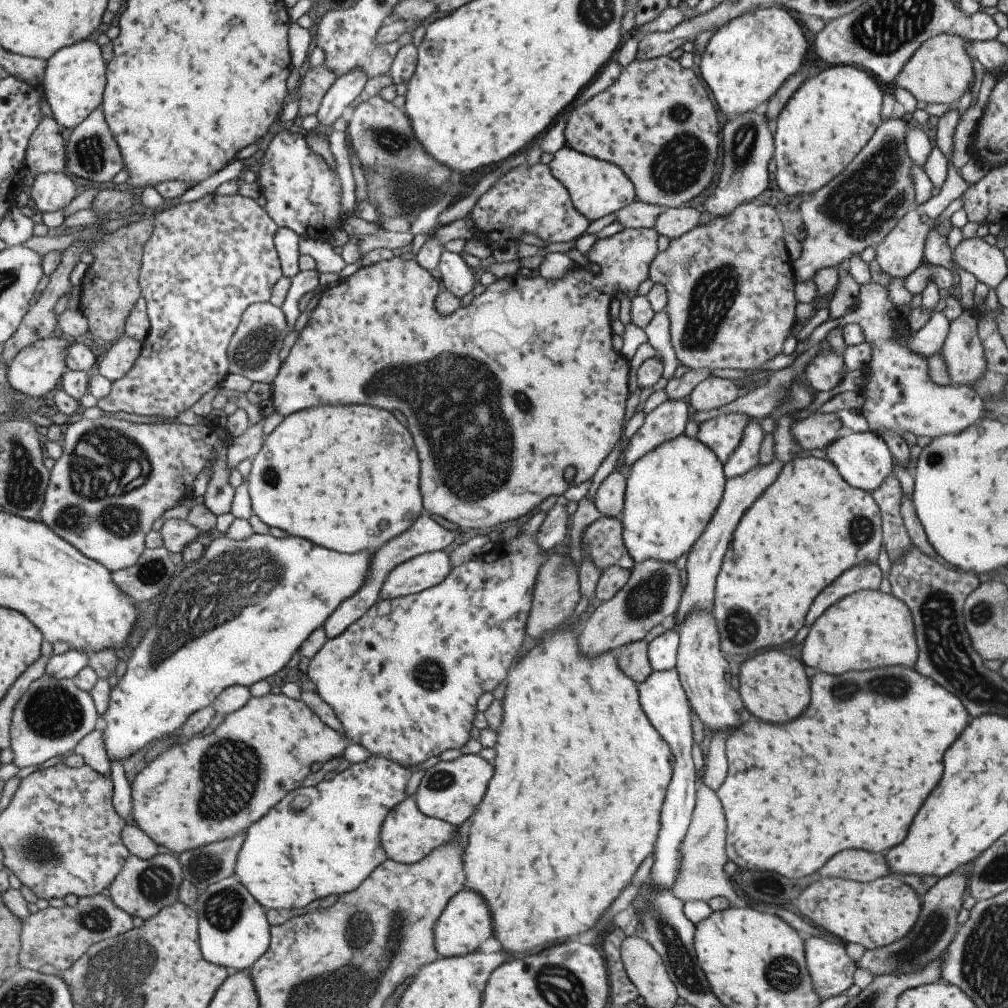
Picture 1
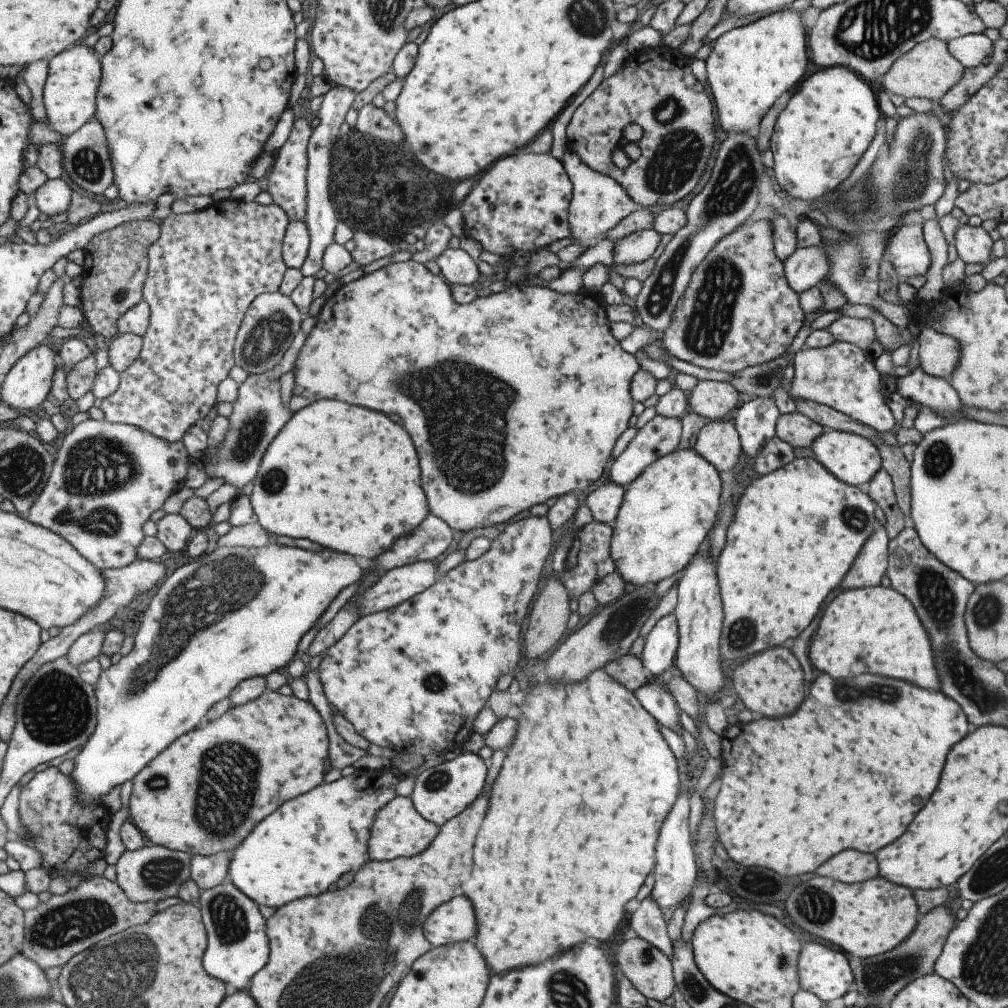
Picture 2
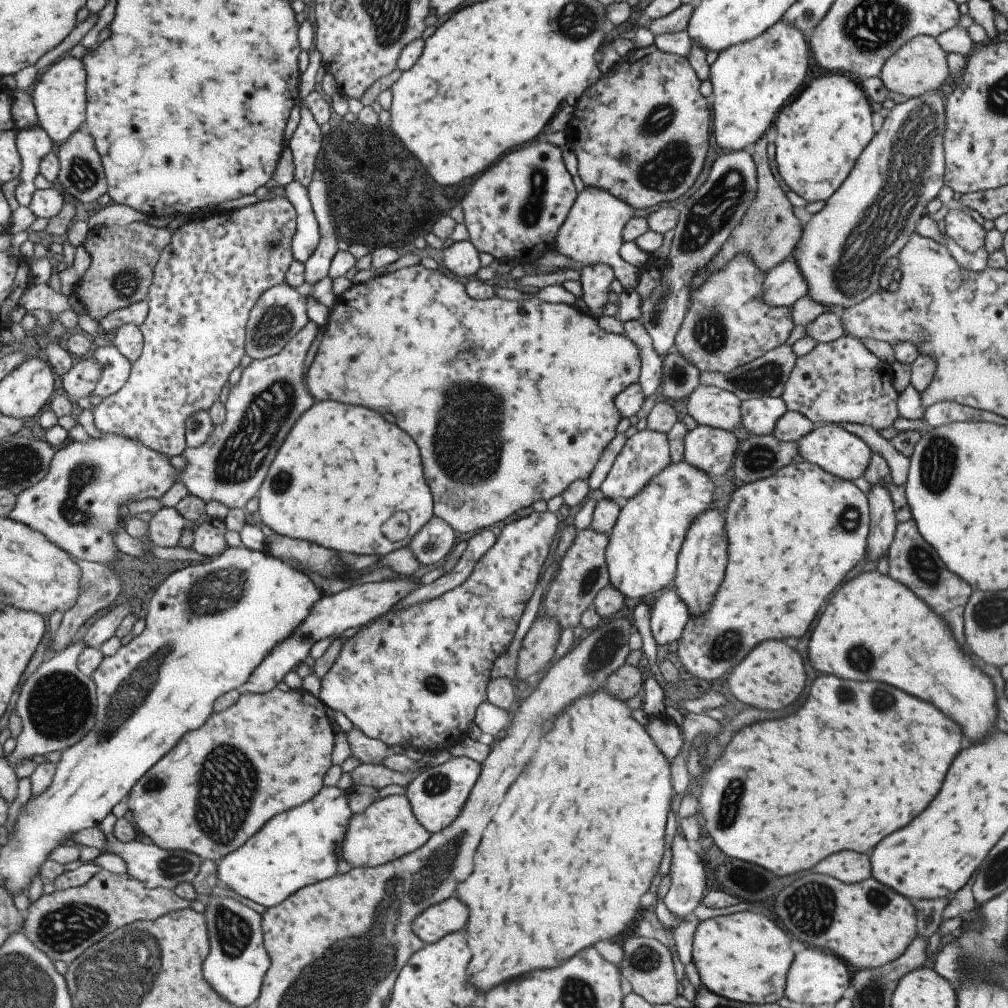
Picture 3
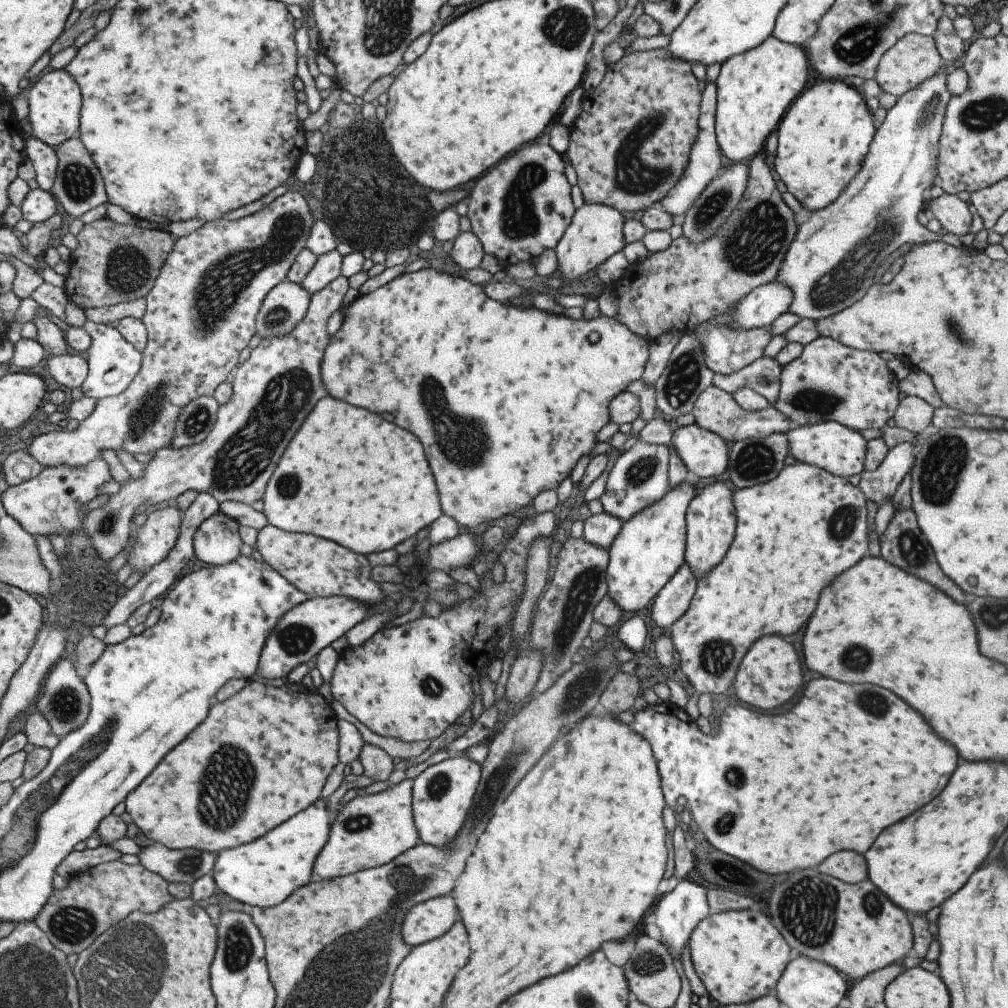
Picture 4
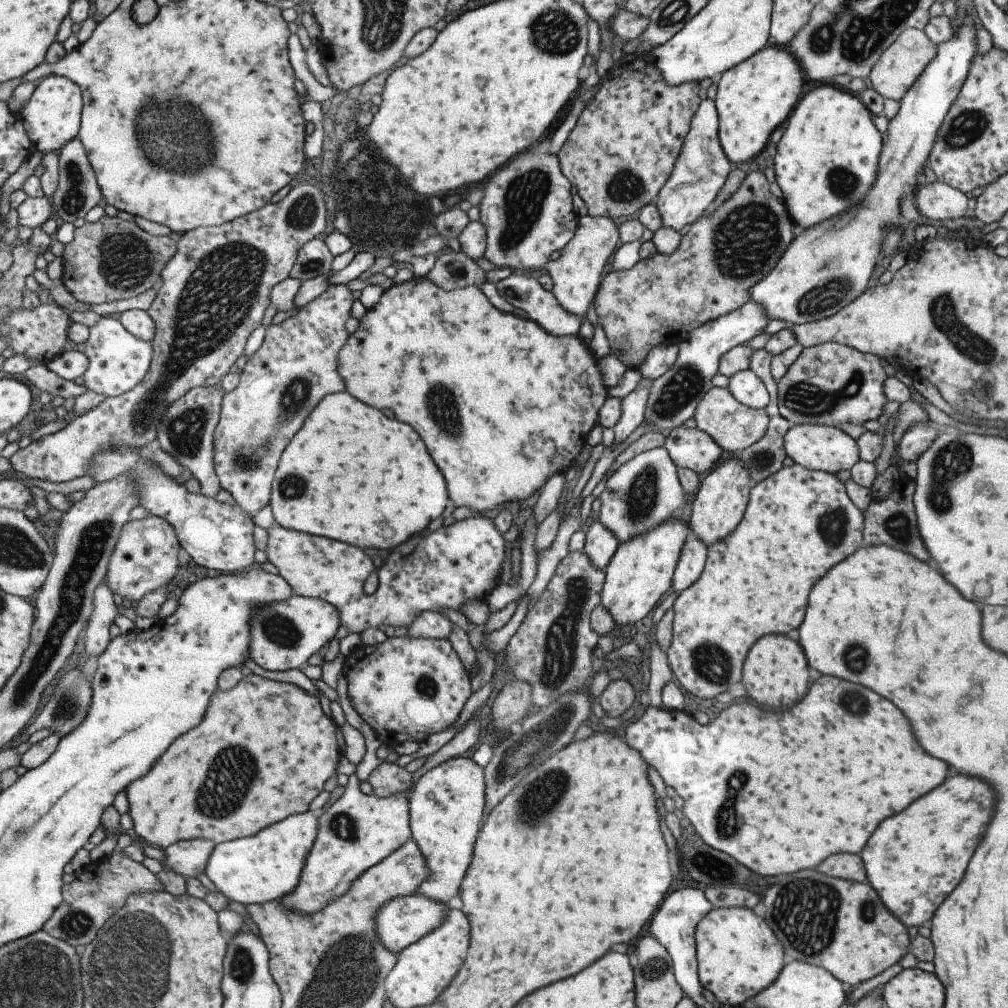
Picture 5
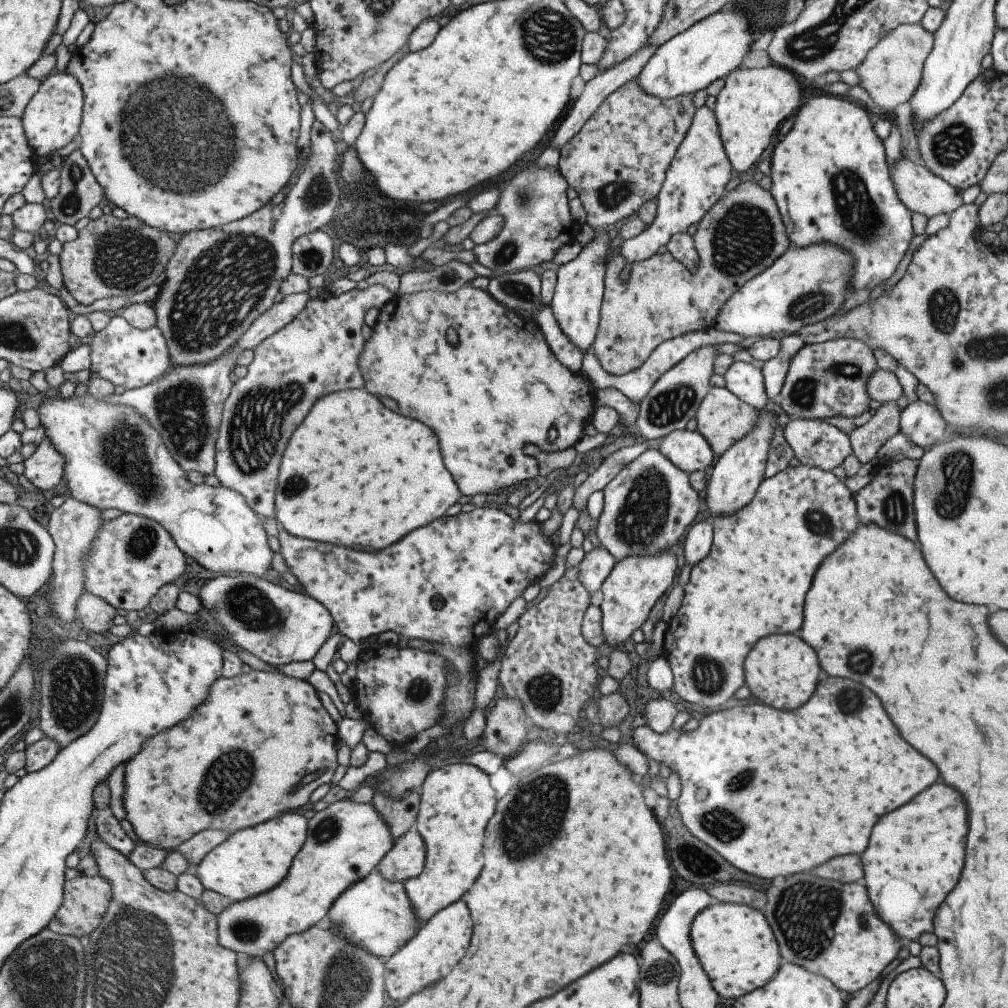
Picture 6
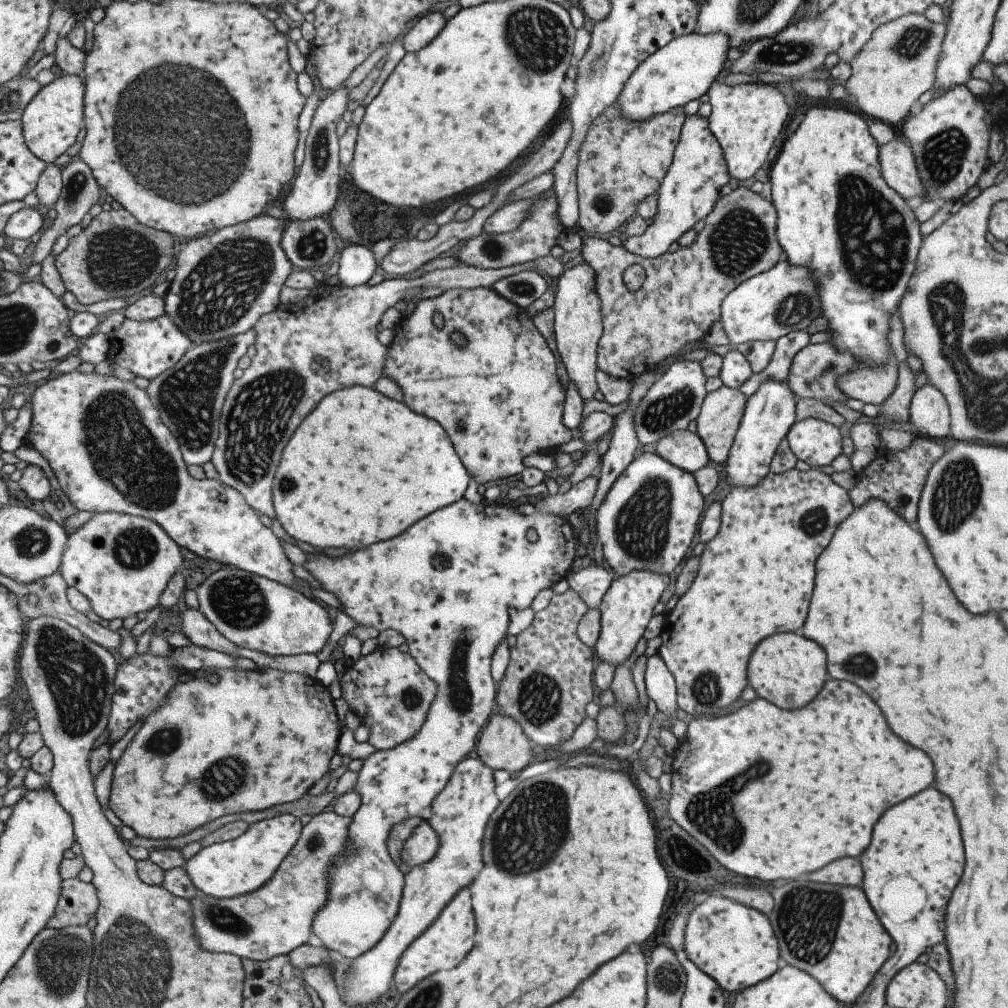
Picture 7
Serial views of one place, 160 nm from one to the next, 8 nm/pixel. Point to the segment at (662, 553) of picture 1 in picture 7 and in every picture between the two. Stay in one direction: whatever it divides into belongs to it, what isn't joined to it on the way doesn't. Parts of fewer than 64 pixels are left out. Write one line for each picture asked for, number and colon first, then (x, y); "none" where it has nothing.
2: (667, 510)
3: (643, 546)
4: (649, 548)
5: (639, 572)
6: (634, 584)
7: (625, 608)

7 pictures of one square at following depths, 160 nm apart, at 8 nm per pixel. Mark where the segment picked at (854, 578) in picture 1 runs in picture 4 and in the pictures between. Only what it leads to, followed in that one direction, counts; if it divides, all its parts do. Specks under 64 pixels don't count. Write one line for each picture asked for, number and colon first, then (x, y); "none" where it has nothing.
2: (870, 564)
3: (882, 522)
4: (878, 485)

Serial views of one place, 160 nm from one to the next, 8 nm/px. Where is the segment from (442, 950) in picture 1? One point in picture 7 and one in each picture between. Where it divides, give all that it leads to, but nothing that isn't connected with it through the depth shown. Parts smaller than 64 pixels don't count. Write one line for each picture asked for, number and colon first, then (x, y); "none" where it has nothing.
2: (452, 922)
3: (449, 916)
4: (426, 921)
5: (403, 920)
6: (373, 914)
7: (446, 583)

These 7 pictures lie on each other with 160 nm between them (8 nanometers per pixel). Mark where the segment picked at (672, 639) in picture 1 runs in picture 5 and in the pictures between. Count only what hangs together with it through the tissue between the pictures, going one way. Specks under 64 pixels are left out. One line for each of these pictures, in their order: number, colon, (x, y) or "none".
2: (660, 644)
3: (668, 615)
4: (672, 600)
5: (691, 559)

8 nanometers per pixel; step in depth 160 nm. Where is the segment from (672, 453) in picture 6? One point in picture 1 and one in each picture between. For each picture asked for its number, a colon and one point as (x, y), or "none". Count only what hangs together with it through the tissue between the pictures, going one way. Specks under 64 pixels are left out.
1: (721, 434)
2: (717, 441)
3: (710, 450)
4: (703, 453)
5: (691, 448)

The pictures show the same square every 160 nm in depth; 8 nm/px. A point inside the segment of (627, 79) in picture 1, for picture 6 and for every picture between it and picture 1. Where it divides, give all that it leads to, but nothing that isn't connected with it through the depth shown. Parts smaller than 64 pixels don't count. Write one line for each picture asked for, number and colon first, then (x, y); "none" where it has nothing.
2: (654, 88)
3: (640, 132)
4: (628, 147)
5: (624, 143)
6: (616, 161)

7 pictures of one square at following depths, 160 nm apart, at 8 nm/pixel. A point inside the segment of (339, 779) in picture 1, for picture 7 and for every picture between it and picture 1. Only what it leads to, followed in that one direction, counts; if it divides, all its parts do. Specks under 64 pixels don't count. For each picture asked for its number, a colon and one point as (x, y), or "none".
2: (302, 848)
3: (297, 848)
4: (264, 873)
5: (267, 867)
6: (253, 861)
7: (225, 870)

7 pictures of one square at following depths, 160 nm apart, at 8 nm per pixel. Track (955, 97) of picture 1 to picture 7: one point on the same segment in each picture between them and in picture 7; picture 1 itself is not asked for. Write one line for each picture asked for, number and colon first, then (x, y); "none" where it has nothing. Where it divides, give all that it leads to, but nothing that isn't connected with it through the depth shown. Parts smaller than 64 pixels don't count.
2: (927, 71)
3: (919, 66)
4: (913, 58)
5: (902, 62)
6: (890, 72)
7: (896, 65)

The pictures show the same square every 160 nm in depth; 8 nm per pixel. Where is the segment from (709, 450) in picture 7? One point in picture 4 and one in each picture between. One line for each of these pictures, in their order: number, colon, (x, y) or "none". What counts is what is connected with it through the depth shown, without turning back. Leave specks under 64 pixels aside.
4: (714, 410)
5: (732, 426)
6: (722, 419)

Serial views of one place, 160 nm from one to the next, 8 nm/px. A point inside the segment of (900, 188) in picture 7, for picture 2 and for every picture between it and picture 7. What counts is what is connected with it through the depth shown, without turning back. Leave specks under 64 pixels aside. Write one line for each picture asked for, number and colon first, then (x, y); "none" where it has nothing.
2: (972, 244)
3: (966, 233)
4: (952, 213)
5: (937, 201)
6: (920, 191)

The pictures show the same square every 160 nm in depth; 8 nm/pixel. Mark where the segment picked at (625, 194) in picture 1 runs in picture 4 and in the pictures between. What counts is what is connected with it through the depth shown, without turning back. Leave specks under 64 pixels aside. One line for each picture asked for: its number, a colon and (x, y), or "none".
2: (597, 202)
3: (591, 233)
4: (595, 232)

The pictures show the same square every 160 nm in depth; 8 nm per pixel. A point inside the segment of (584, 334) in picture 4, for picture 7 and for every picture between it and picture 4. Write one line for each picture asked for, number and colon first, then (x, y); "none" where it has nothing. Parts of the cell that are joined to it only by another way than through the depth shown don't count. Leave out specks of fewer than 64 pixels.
5: (481, 386)
6: (501, 387)
7: (502, 388)

